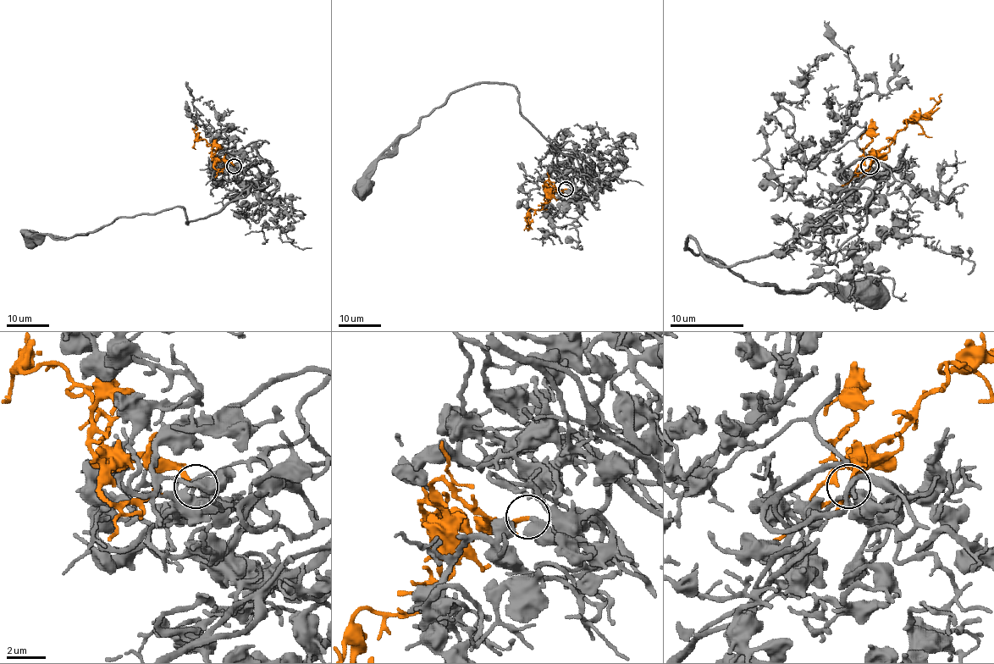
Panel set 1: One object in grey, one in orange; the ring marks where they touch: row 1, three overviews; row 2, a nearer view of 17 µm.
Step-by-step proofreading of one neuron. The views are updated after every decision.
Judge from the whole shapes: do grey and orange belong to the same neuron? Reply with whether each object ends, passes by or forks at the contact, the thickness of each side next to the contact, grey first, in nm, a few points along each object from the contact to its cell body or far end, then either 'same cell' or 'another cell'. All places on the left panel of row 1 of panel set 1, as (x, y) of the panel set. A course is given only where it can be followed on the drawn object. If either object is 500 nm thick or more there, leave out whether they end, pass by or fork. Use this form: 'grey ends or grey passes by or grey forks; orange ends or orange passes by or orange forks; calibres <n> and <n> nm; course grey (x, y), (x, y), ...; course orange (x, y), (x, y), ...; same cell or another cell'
grey ends; orange ends; calibres 400 and 200 nm; course grey (234, 166), (254, 166), (236, 174), (242, 192), (188, 224), (175, 207), (67, 238), (32, 238); course orange (234, 166), (229, 162), (220, 162), (204, 139), (196, 141), (195, 126); same cell

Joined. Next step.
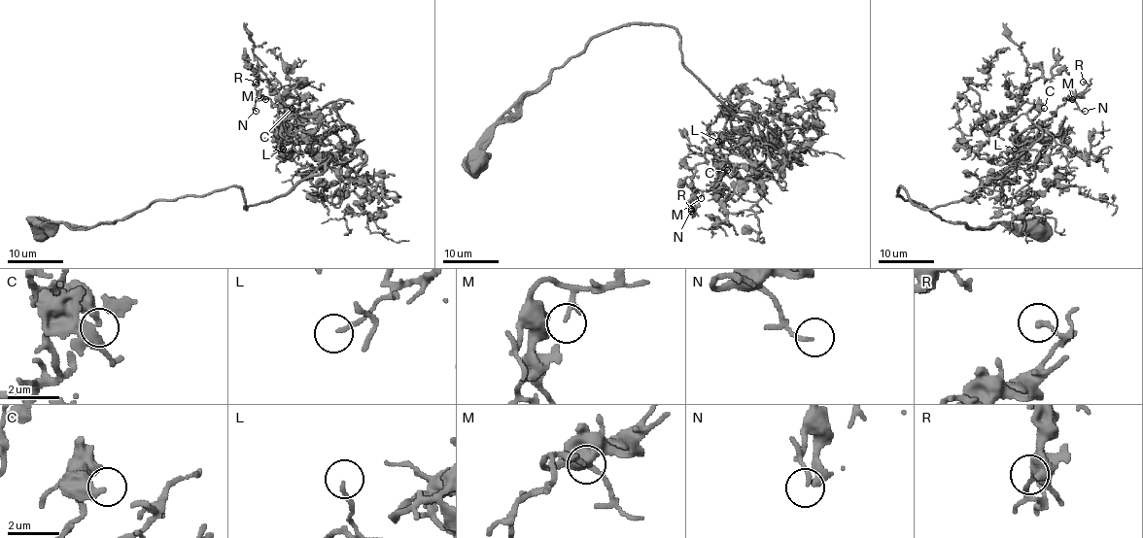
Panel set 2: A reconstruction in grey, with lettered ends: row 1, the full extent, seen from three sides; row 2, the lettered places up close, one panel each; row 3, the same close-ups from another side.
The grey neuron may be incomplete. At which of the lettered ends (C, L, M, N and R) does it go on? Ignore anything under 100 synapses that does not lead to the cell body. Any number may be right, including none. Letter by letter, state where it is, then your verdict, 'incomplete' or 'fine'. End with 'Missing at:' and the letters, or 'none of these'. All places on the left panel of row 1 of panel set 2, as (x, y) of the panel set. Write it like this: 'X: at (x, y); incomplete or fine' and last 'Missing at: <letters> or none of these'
C: at (292, 108); fine
L: at (283, 149); fine
M: at (265, 99); fine
N: at (256, 111); fine
R: at (256, 82); fine
Missing at: none of these

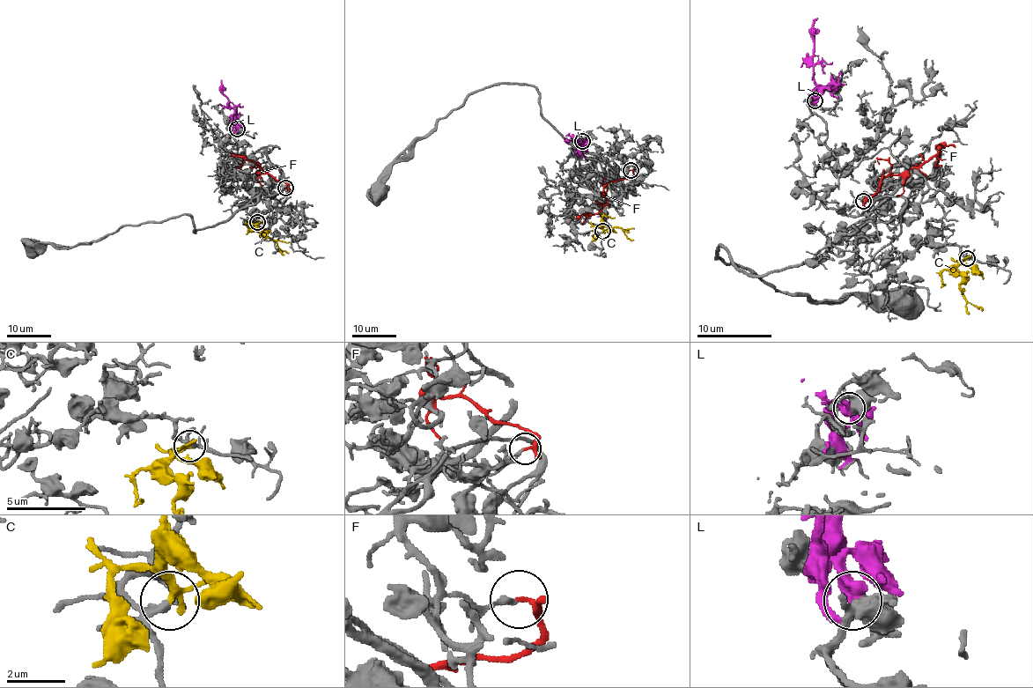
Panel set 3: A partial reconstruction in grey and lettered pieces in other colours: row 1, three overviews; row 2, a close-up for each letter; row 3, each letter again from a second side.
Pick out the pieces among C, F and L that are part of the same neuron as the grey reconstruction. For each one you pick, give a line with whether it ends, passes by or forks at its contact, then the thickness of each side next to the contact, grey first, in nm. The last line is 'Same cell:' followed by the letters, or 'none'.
C: it passes by | 170/240 nm
Same cell: C

